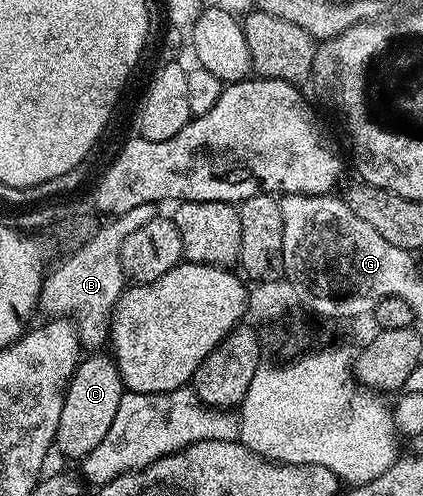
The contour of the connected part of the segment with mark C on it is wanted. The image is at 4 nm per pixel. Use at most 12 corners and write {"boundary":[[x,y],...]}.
{"boundary":[[104,352],[77,362],[55,442],[85,458],[127,392]]}

